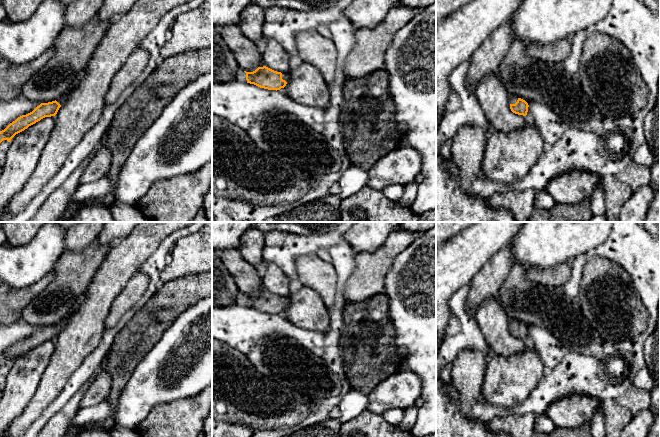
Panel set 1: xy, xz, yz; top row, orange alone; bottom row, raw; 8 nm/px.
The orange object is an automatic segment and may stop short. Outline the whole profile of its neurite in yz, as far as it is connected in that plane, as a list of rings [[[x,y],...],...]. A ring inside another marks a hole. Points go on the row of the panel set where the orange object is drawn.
[[[509,96],[510,109],[513,113],[526,116],[528,112],[528,103],[517,96]]]

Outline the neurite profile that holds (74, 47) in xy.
[[[94,16],[80,28],[65,27],[53,45],[53,56],[23,86],[21,95],[39,103],[65,95],[74,87],[110,25]]]

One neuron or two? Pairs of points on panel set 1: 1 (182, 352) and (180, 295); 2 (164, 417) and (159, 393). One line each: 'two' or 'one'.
1: two
2: two

